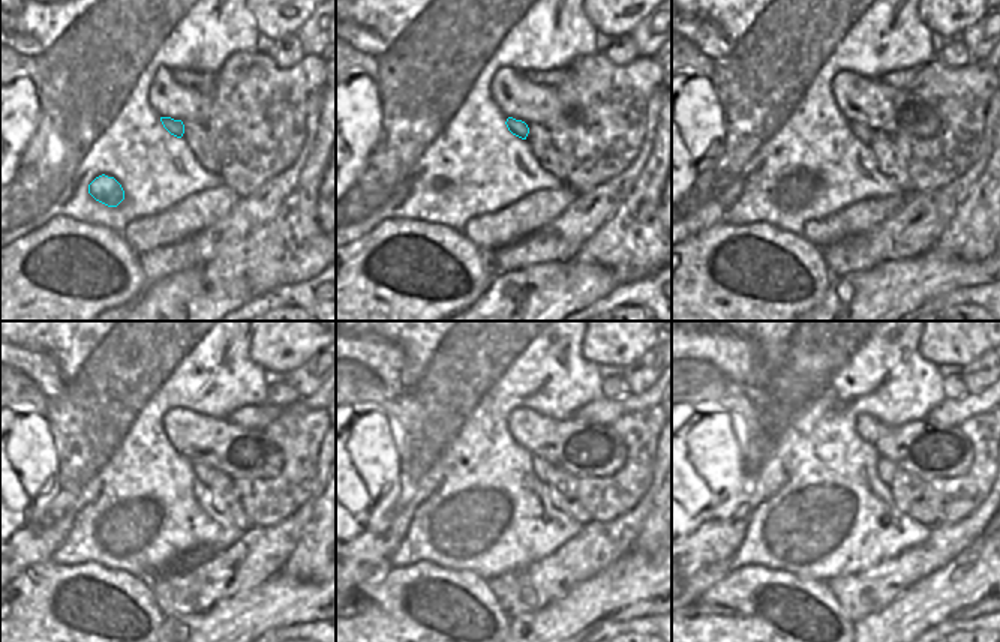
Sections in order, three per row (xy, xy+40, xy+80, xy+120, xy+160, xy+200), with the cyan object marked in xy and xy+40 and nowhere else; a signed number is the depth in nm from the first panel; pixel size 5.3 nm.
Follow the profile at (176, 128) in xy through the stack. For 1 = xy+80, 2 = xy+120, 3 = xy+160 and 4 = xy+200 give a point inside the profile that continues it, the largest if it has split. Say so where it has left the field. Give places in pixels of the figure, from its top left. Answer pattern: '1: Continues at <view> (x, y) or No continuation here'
1: Continues at xy+80 (862, 132)
2: Continues at xy+120 (203, 471)
3: Continues at xy+160 (543, 470)
4: Continues at xy+200 (886, 470)

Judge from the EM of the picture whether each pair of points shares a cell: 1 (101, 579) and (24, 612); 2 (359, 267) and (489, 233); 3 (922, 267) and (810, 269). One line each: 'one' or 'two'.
1: one
2: two
3: two

